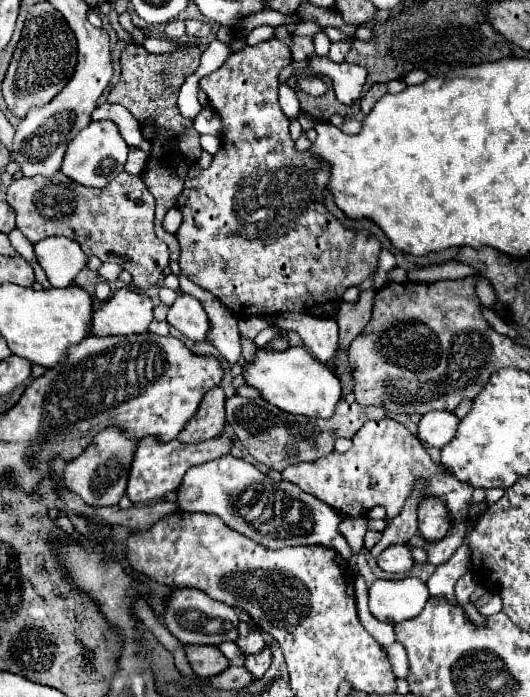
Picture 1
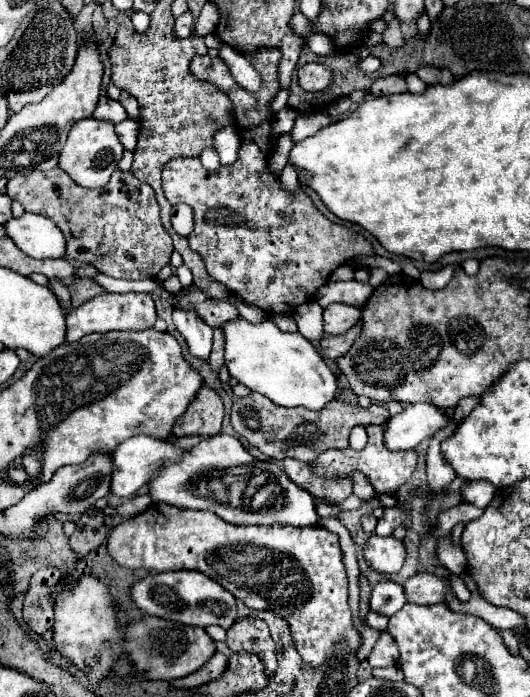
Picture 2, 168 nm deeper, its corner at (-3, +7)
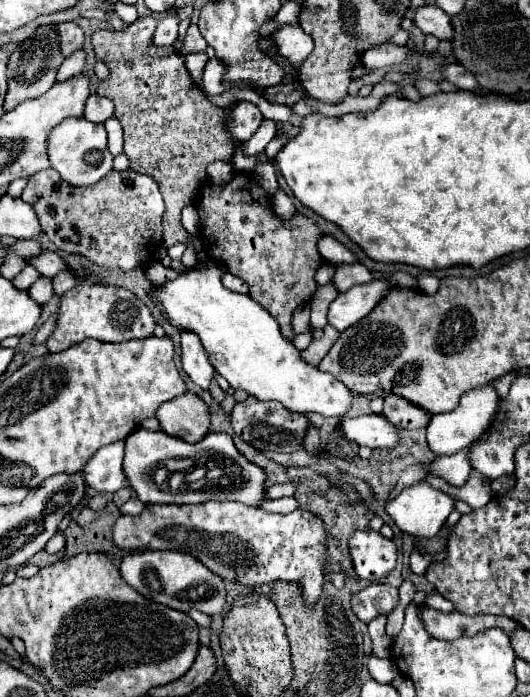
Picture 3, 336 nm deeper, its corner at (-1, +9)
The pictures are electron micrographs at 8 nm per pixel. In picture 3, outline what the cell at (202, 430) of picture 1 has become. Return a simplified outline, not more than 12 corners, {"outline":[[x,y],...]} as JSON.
{"outline":[[192,392],[164,402],[160,430],[190,444],[208,434],[210,414]]}

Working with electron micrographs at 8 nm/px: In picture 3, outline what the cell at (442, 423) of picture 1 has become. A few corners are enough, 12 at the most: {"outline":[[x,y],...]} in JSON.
{"outline":[[378,414],[342,416],[338,428],[358,446],[392,448],[398,428]]}

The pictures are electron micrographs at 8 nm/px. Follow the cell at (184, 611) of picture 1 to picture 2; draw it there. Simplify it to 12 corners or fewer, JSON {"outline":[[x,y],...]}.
{"outline":[[150,572],[132,586],[146,614],[228,630],[234,596],[200,572]]}

